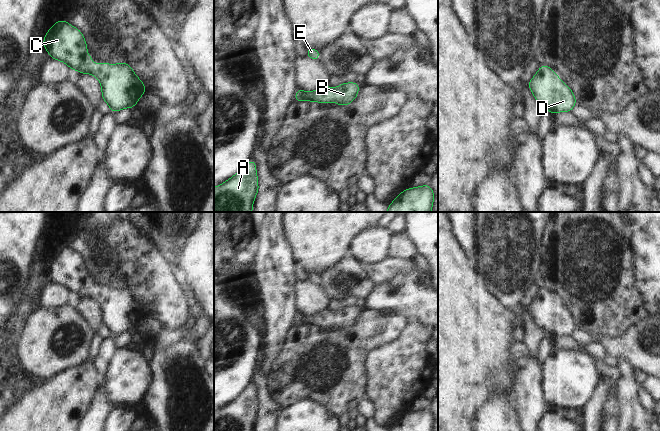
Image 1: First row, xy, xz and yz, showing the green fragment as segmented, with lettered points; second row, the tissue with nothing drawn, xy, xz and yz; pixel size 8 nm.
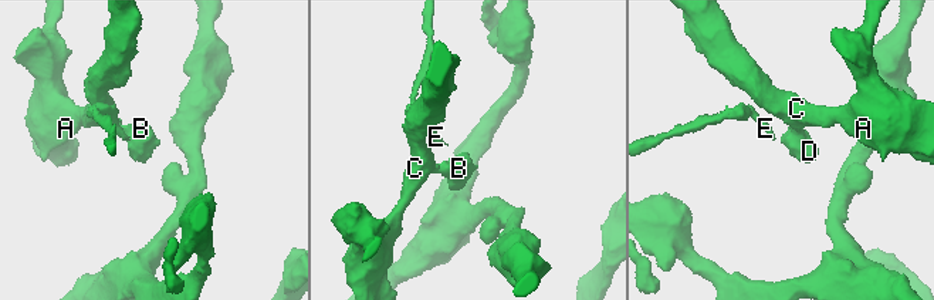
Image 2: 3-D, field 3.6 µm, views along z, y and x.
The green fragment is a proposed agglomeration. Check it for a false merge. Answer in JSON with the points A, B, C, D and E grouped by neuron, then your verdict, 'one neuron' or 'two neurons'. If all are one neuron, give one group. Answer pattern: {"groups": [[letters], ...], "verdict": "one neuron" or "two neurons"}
{"groups": [["A", "B", "C", "D", "E"]], "verdict": "one neuron"}

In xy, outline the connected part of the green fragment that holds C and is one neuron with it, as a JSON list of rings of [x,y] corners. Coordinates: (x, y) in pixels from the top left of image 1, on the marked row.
[[[57,21],[45,34],[42,45],[51,58],[66,63],[72,70],[98,78],[102,99],[107,102],[111,112],[133,108],[146,92],[145,85],[129,64],[94,64],[87,53],[84,36],[66,21]]]

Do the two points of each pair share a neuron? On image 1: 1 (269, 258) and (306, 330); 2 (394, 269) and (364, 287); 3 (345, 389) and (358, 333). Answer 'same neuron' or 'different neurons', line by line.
1: different neurons
2: different neurons
3: same neuron

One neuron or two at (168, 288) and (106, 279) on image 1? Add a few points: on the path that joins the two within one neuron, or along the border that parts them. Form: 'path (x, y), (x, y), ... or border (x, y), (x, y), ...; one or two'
path (153, 282), (142, 271), (121, 271); one

